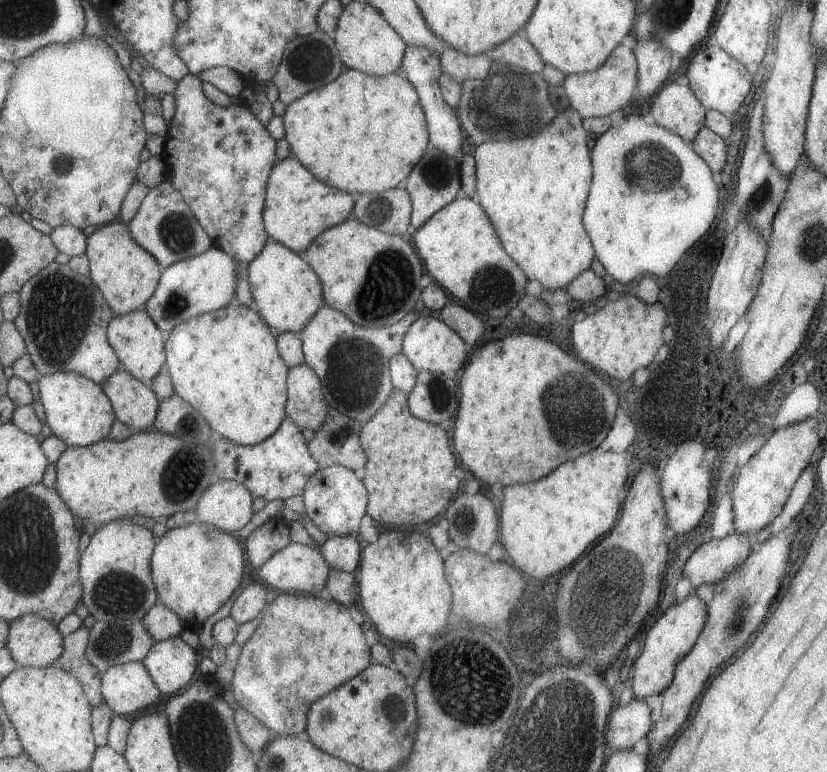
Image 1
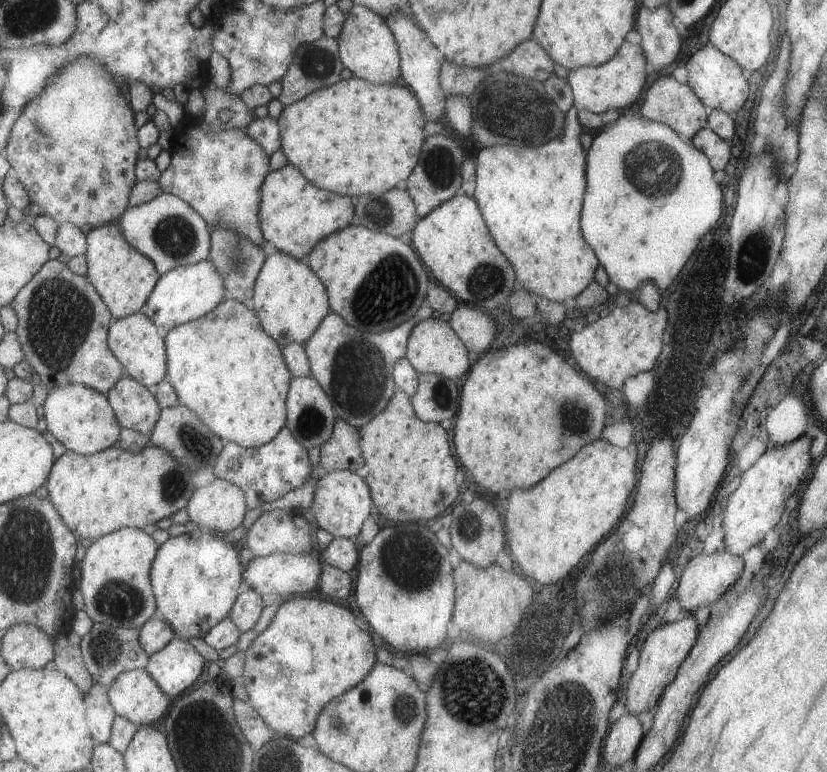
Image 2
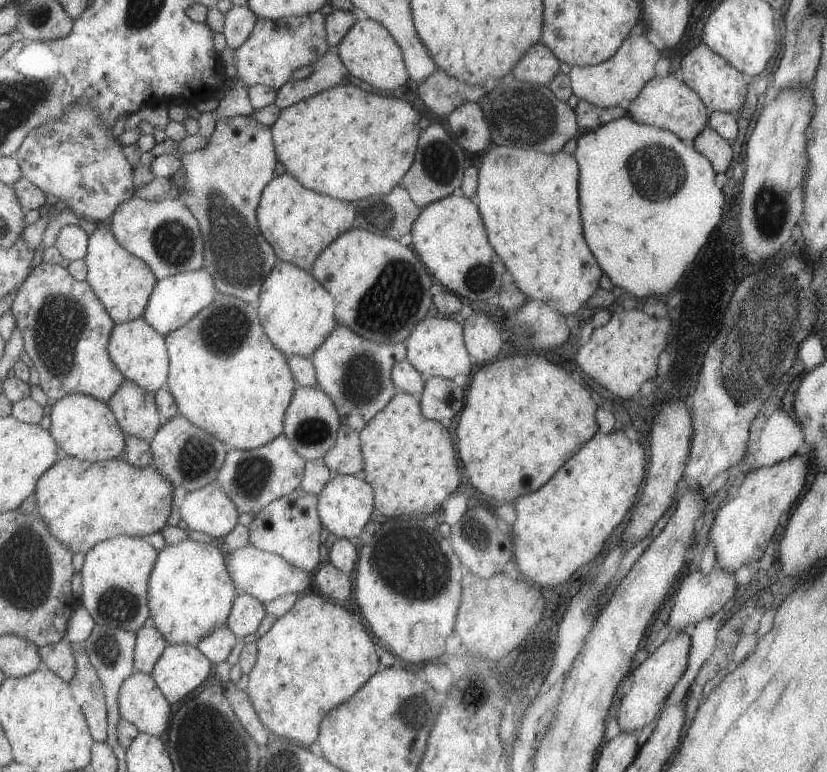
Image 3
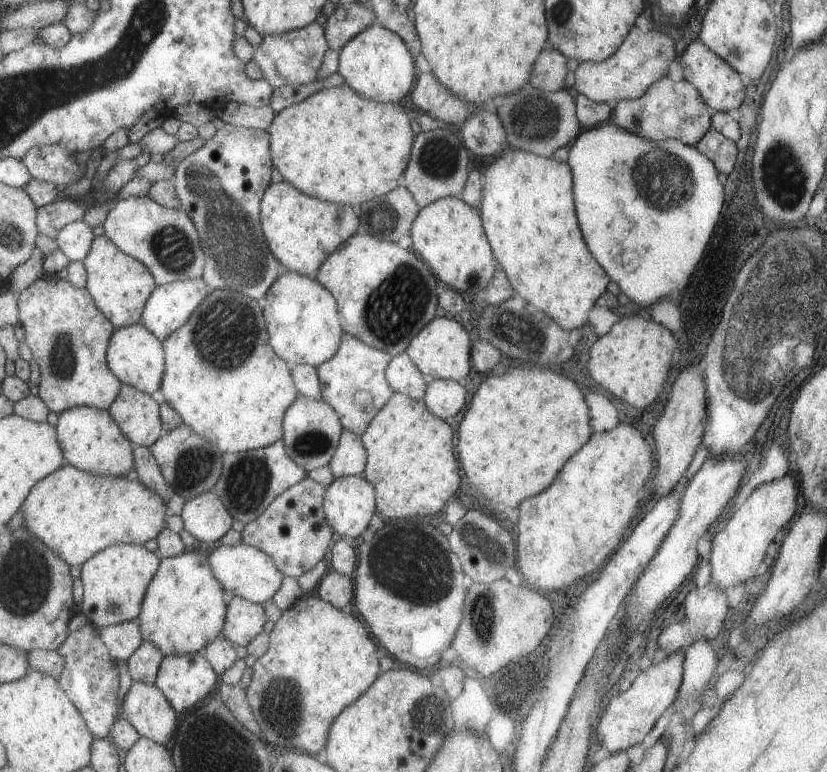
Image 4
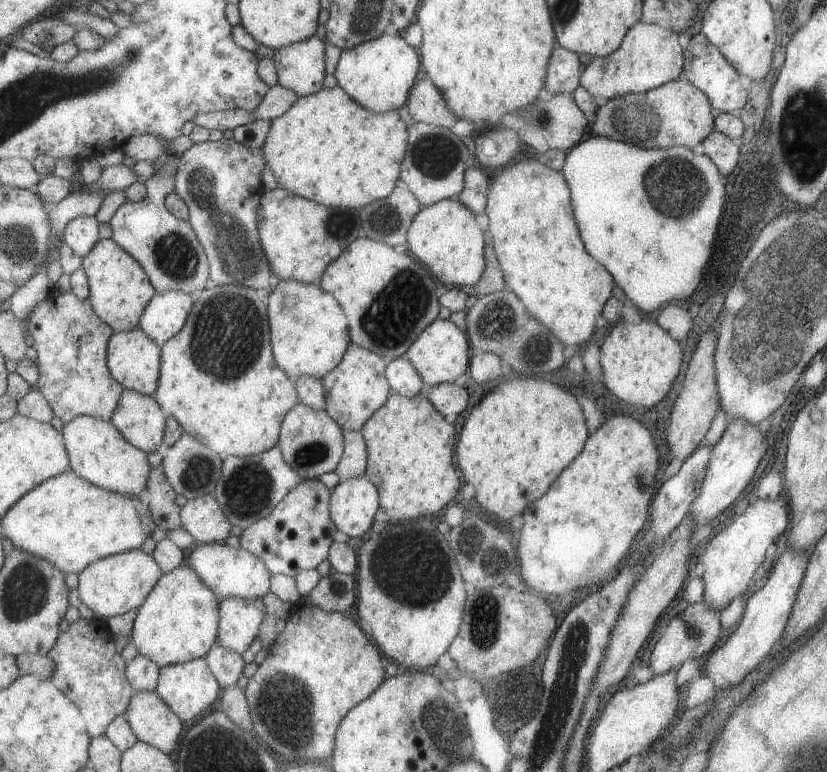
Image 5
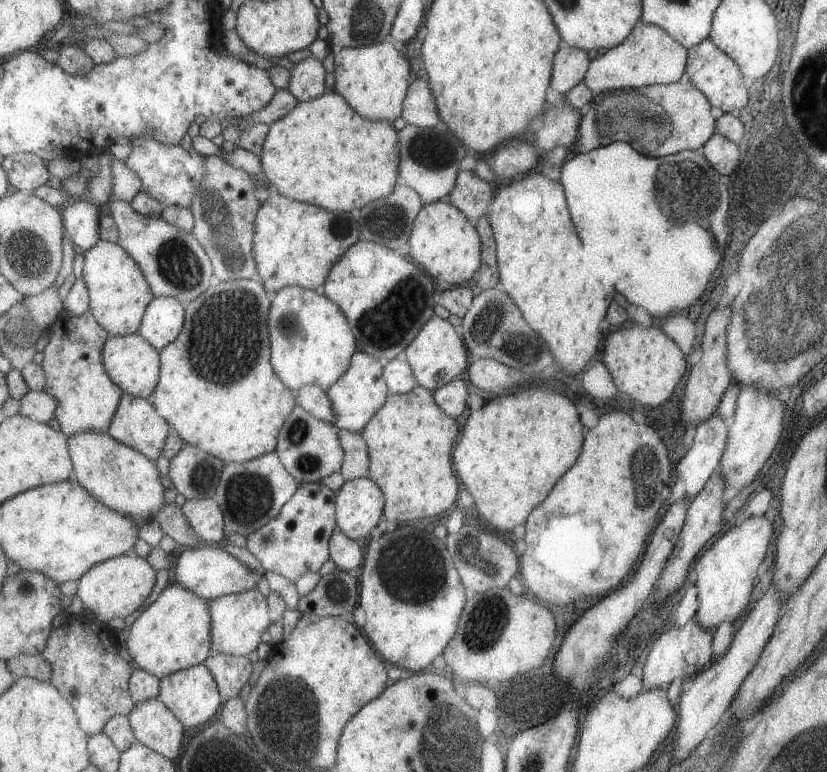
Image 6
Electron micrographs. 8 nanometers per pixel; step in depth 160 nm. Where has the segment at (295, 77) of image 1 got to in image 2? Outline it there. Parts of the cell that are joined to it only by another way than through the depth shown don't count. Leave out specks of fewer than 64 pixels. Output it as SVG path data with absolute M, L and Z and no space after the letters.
M325 36L318 41L305 43L295 53L293 64L283 78L283 89L278 98L285 106L299 102L312 92L341 81L344 67L337 39Z

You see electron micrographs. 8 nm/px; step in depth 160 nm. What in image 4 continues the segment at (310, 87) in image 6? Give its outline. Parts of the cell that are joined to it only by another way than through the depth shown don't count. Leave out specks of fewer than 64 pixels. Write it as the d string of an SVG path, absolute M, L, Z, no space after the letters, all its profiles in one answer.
M313 22L300 30L291 30L284 34L265 34L261 46L255 47L252 59L261 66L262 78L277 90L283 86L308 84L319 80L319 70L329 50L326 26Z

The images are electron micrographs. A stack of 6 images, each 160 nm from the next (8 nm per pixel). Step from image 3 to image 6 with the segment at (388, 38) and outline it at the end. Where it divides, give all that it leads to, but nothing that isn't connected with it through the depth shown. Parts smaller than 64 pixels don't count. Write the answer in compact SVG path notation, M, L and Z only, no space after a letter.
M392 41L359 48L338 50L335 55L336 92L343 94L364 118L395 122L404 114L404 103L411 87L411 64Z

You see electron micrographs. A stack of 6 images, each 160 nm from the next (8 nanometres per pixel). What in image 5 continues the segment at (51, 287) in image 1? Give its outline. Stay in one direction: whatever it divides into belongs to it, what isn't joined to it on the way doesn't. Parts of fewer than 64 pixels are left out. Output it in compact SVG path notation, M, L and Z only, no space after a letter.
M55 286L49 296L39 302L39 306L29 314L29 345L37 351L39 390L51 404L54 414L64 424L84 415L112 420L116 414L126 389L113 377L108 366L108 345L115 333L113 328L96 314L90 298L81 300L71 288L60 290Z

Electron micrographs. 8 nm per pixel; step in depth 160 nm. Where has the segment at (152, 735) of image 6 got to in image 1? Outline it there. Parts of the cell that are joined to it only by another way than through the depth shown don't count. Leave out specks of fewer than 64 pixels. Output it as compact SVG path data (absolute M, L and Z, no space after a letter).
M143 662L111 667L102 674L102 691L115 714L136 716L161 702L162 690Z

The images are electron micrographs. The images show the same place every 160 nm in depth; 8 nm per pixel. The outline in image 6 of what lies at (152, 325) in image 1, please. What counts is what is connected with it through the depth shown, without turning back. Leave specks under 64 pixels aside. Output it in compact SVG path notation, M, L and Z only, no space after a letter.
M134 333L127 336L111 336L104 348L104 364L113 382L124 393L143 399L149 398L160 382L160 351L144 335Z

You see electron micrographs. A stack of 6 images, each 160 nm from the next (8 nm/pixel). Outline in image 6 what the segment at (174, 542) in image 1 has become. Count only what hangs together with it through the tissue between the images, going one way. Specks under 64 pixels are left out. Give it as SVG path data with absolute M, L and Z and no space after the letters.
M179 582L167 585L126 635L128 650L137 667L163 679L169 674L205 663L213 651L213 618L209 603Z

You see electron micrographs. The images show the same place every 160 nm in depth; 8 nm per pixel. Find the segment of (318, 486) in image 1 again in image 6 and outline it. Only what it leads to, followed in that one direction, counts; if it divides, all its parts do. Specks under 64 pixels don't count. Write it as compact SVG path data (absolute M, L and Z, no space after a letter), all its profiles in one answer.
M370 477L355 478L345 482L336 501L338 528L353 540L377 535L377 524L385 513L386 498L379 484Z

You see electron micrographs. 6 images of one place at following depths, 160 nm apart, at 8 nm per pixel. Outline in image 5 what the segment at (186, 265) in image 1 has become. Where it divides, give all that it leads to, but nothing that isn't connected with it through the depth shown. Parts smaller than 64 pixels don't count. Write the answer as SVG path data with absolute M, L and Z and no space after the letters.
M179 290L157 292L143 314L140 328L163 347L175 334L184 330L196 298L197 295Z

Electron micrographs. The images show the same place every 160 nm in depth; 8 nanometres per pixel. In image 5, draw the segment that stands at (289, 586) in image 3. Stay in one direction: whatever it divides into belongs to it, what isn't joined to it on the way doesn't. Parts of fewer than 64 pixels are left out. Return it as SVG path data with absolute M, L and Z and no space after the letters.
M224 542L214 544L198 544L188 558L189 566L197 570L197 574L213 588L221 600L237 597L247 599L263 598L272 592L273 573L259 556L241 548L231 548Z

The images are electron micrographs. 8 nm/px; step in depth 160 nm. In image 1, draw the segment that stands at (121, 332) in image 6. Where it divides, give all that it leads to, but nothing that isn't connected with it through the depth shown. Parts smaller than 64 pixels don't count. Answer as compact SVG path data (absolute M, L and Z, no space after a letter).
M115 220L98 228L88 237L86 255L90 258L90 276L103 291L115 316L145 309L148 300L158 289L163 268L161 263L133 238L129 223Z

